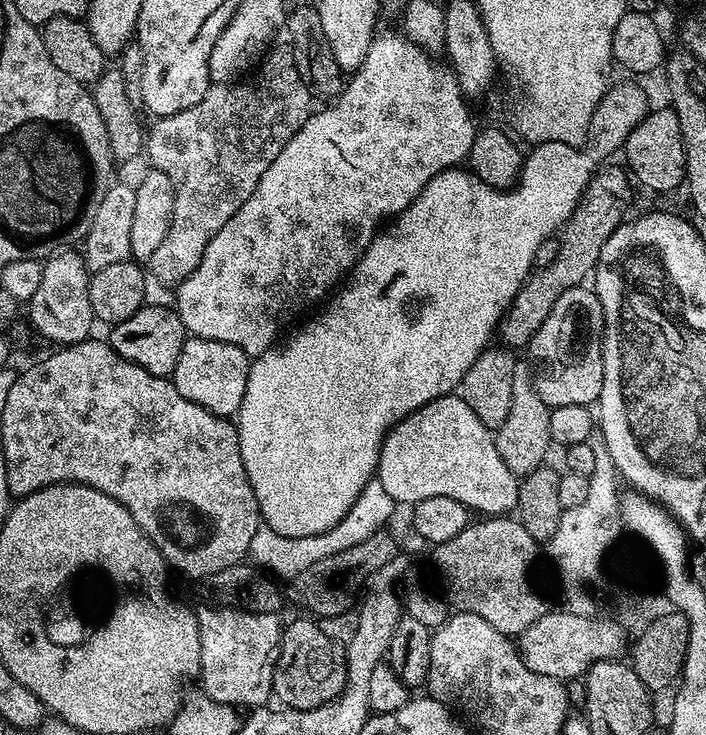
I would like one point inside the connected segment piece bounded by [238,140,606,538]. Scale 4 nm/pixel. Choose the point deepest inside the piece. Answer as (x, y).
(421, 303)

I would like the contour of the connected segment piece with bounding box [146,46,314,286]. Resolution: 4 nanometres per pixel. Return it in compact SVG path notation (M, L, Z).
M273 47L255 69L253 80L230 84L212 84L208 92L190 110L178 110L178 114L159 117L153 128L146 132L146 157L153 169L170 178L174 186L174 214L166 238L162 238L158 250L154 250L150 267L160 284L178 286L202 262L204 248L210 246L210 238L230 222L232 215L254 194L260 176L266 174L270 162L282 154L286 142L294 138L298 129L308 121L313 111L314 97L302 82L298 66L294 66L291 47Z

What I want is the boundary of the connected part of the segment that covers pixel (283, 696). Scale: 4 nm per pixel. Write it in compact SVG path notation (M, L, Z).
M312 618L292 620L283 625L278 655L272 669L272 696L285 708L310 710L330 702L344 691L348 683L348 662L341 645L322 634Z

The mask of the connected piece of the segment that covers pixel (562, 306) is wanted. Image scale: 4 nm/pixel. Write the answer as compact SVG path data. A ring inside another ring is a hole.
M581 286L566 290L558 302L554 302L554 310L546 314L546 322L538 326L531 344L526 352L530 357L531 370L542 402L550 409L558 406L578 406L579 404L595 405L602 394L602 346L604 345L604 315L602 302L598 302L595 291L591 287Z

